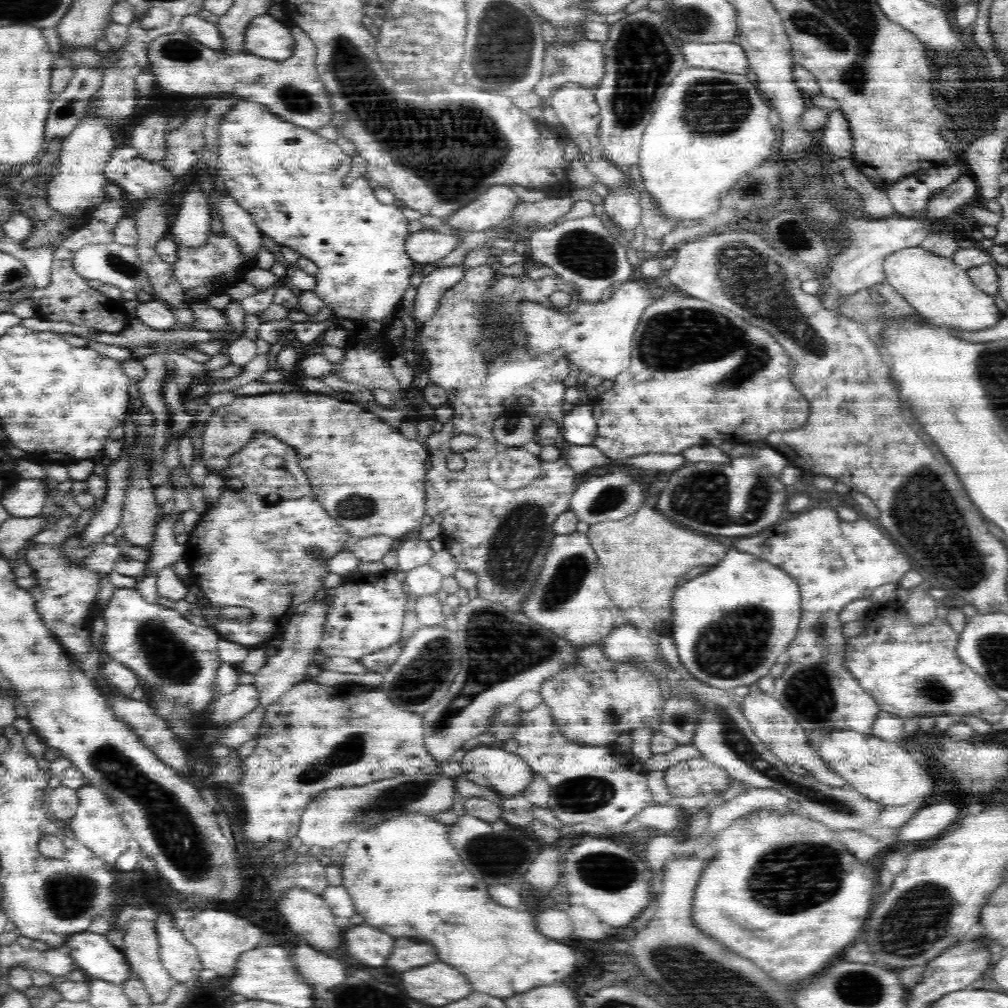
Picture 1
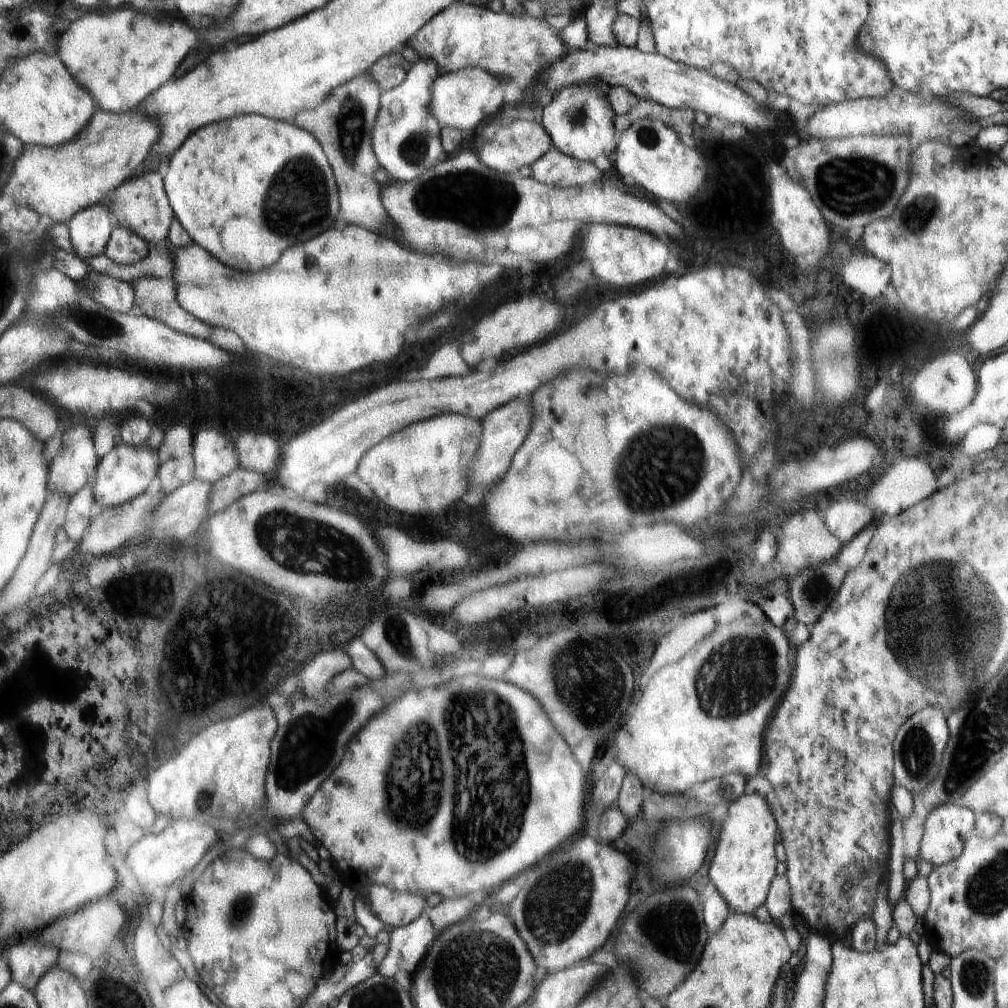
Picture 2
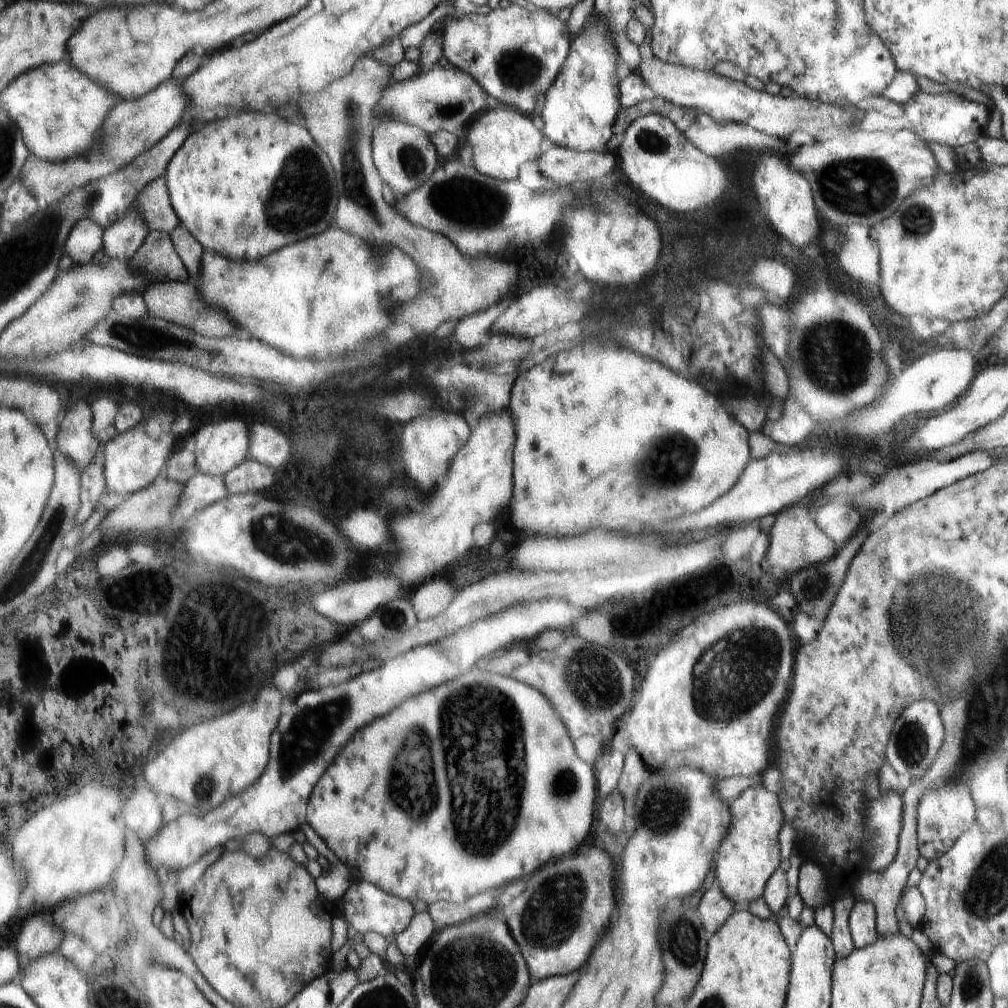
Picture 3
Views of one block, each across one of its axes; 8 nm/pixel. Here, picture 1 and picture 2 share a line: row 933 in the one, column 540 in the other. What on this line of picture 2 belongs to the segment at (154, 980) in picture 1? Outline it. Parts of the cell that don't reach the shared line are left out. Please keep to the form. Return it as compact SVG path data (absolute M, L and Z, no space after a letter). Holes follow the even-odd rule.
M514 119L511 124L498 128L492 140L486 140L480 150L480 160L490 170L511 175L522 166L531 166L550 148L549 133L537 122L526 122L524 119Z

